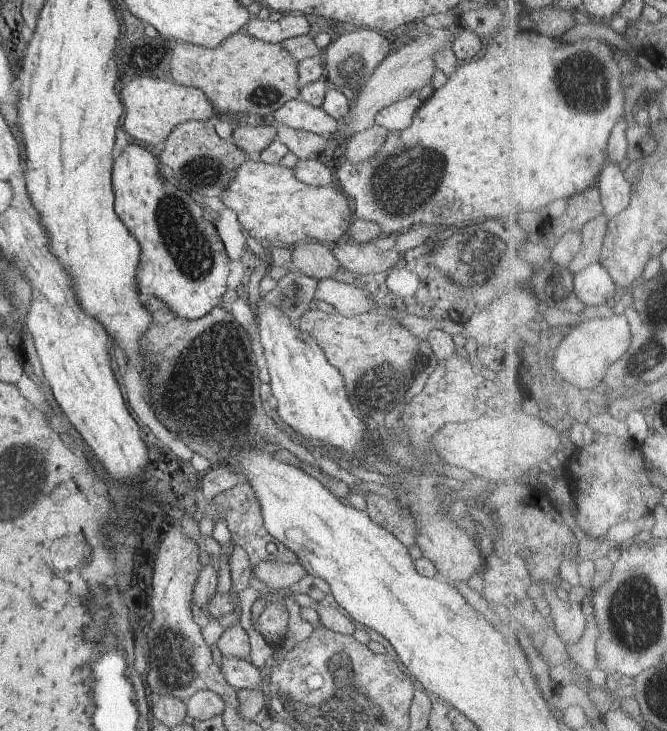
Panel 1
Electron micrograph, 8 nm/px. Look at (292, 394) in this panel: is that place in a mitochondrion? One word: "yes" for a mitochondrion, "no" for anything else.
no

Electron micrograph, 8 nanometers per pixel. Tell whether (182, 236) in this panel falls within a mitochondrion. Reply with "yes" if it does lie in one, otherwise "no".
yes

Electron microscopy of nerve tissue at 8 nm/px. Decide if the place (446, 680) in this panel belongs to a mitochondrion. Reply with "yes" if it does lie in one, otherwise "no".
no

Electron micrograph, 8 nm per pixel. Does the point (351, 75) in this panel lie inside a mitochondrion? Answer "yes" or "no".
yes

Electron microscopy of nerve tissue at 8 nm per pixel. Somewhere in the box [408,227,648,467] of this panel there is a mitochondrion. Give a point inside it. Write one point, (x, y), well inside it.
(475, 281)

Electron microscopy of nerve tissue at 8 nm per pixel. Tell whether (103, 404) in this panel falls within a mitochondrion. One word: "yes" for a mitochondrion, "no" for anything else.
no

